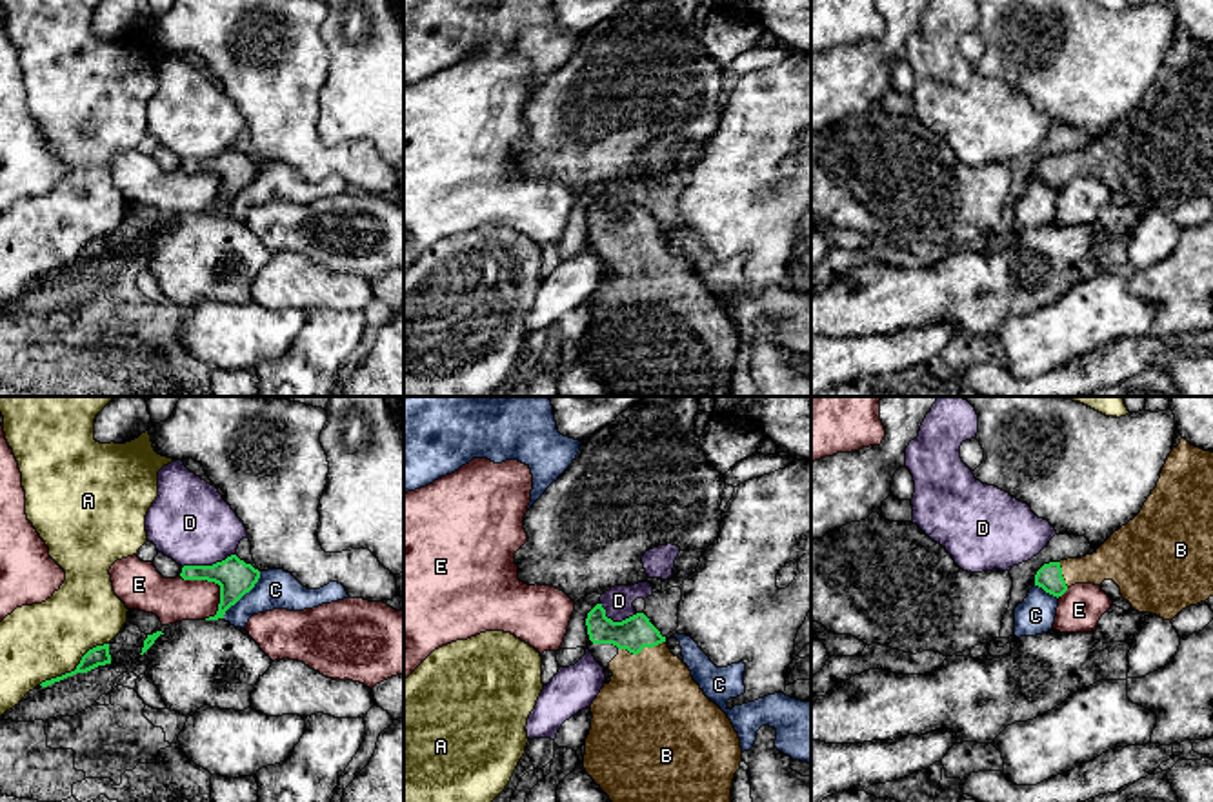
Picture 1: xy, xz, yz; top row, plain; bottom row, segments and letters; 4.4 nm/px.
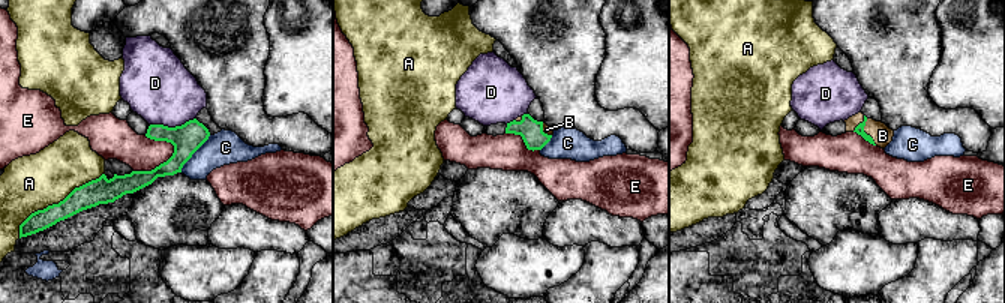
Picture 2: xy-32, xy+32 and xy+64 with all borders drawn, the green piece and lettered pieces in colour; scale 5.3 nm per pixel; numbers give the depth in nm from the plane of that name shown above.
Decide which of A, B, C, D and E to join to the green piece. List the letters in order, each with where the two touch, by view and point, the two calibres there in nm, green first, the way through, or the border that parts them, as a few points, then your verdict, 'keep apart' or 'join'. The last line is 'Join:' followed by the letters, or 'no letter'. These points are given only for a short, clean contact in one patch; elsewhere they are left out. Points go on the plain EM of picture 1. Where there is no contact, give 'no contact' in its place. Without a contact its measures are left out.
A: xy (77, 260) | 90/340 nm | keep apart
B: xz (641, 242) | 150/420 nm | across xz (633, 226), (641, 242), (651, 297) | join
C: xy (246, 184) | 160/180 nm | keep apart
D: xy (208, 159) | 160/360 nm | along xy (233, 146), (211, 157), (186, 157), (182, 160) | keep apart
E: xy (215, 175) | 160/190 nm | keep apart
Join: B

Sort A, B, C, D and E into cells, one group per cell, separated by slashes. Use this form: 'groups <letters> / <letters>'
groups A / B / C / D / E

